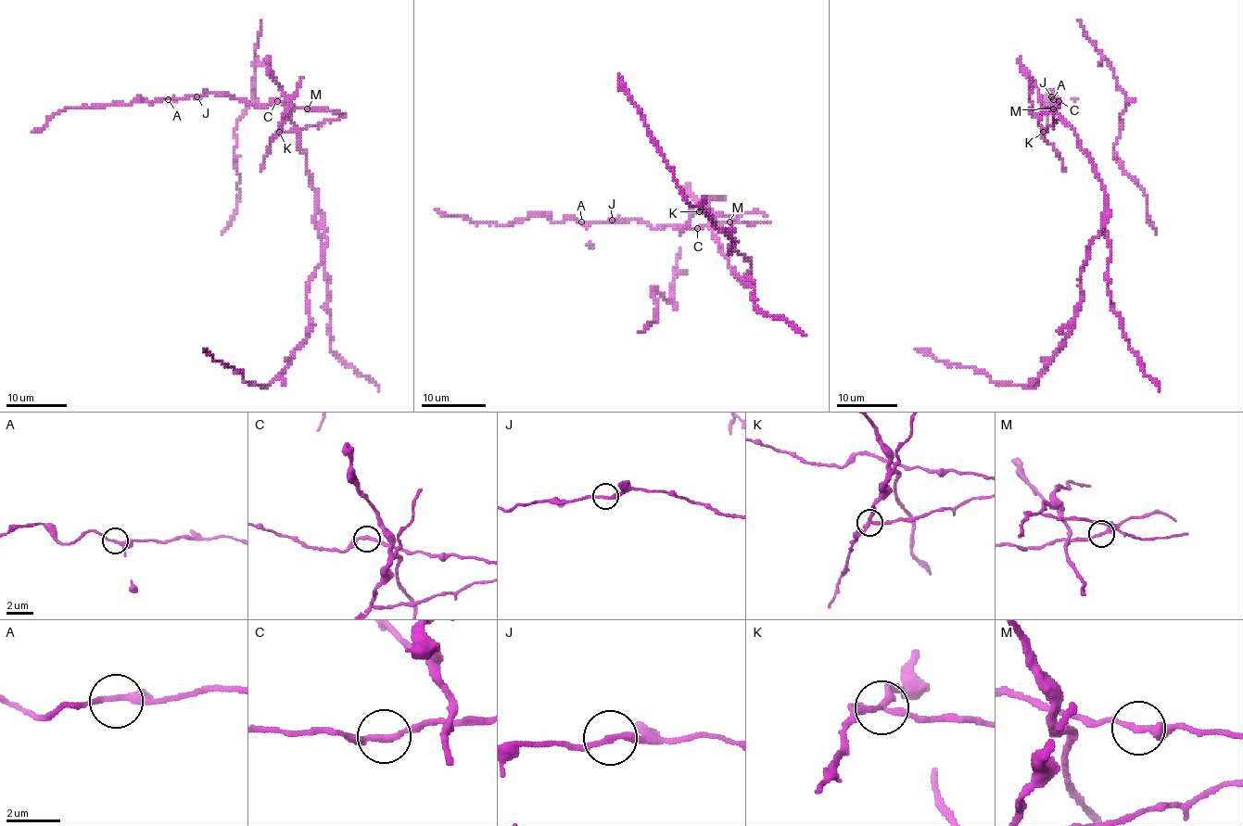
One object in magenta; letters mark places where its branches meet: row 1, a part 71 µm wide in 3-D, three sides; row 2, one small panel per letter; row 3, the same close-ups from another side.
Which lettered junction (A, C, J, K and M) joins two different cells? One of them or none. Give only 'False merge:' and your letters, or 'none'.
False merge: K

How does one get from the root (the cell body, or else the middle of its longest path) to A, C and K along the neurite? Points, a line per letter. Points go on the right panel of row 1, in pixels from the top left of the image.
A: (1102, 188), (1092, 158), (1080, 146), (1075, 131), (1057, 111), (1059, 99), (1051, 94), (1053, 99)
C: (1102, 188), (1092, 158), (1080, 146), (1075, 131), (1057, 111), (1056, 106), (1059, 101)
K: (1102, 188), (1092, 158), (1080, 146), (1077, 133), (1051, 109), (1044, 109), (1039, 114), (1044, 133)

